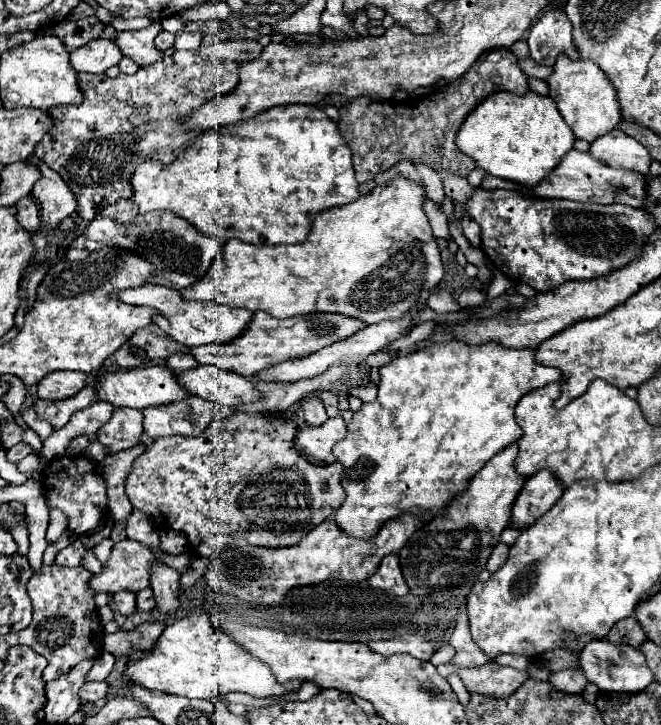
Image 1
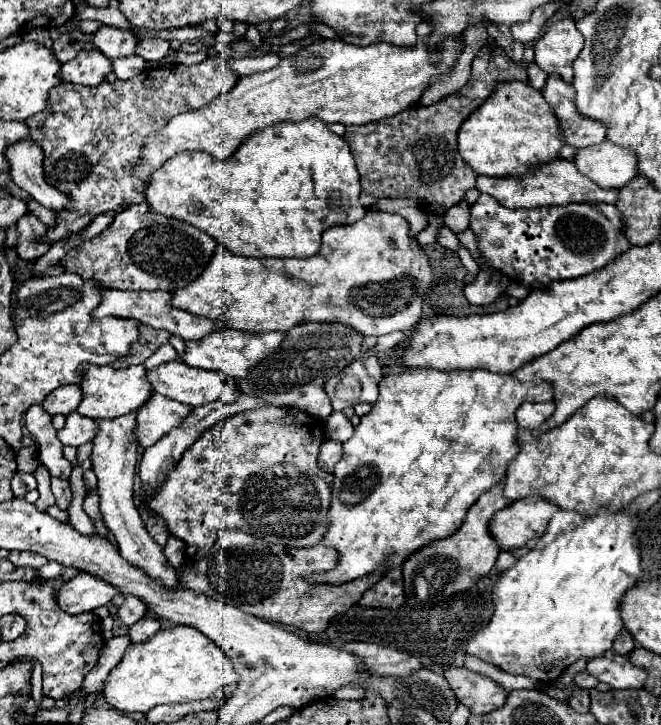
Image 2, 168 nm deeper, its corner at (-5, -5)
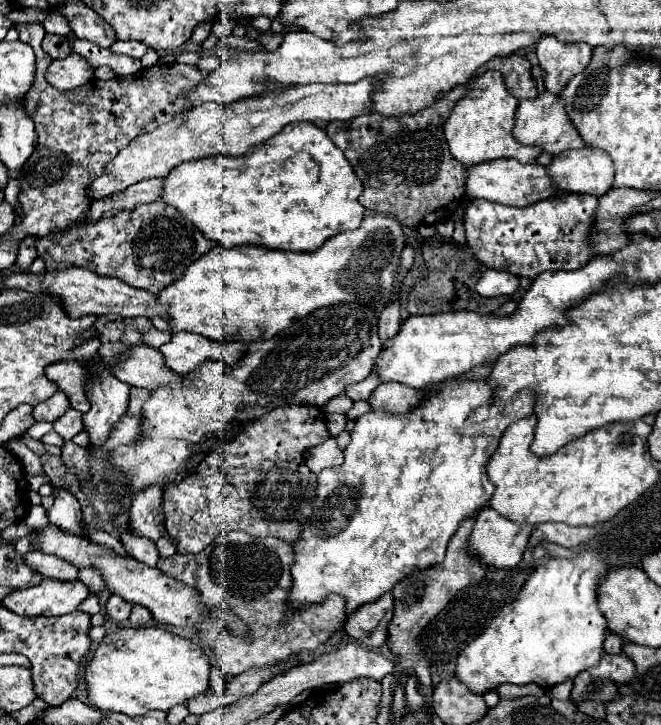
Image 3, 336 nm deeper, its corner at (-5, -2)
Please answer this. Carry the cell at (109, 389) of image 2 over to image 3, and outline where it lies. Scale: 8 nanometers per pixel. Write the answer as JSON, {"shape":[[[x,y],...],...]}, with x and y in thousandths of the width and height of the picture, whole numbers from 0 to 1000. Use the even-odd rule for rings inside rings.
{"shape":[[[85,499],[70,508],[70,519],[88,530],[91,538],[103,543],[103,552],[112,566],[133,568],[136,554],[130,549],[130,532],[136,527],[136,508],[127,499]]]}

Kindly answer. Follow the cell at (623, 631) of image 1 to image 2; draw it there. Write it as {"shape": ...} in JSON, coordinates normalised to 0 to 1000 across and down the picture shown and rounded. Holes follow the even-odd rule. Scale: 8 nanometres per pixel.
{"shape":[[[938,870],[938,876],[932,879],[926,895],[929,895],[932,901],[938,901],[938,903],[950,903],[950,898],[959,895],[959,881],[956,881],[956,876],[953,876],[950,870]]]}

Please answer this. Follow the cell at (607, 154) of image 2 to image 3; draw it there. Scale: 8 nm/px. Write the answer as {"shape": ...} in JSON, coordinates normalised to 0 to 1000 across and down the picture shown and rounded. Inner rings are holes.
{"shape":[[[911,204],[850,210],[829,226],[829,234],[847,259],[874,268],[911,270],[929,251],[926,218]]]}

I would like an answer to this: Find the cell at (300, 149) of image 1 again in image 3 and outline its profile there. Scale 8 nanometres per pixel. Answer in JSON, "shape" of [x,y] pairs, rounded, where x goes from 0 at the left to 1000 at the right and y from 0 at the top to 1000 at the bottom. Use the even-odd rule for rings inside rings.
{"shape":[[[472,168],[436,171],[424,185],[387,201],[369,218],[318,215],[269,226],[248,246],[245,279],[263,284],[281,303],[287,303],[309,326],[348,339],[399,339],[411,345],[466,348],[484,342],[499,326],[545,312],[551,287],[542,279],[548,251],[539,246],[533,226],[520,210],[496,190],[496,185]]]}

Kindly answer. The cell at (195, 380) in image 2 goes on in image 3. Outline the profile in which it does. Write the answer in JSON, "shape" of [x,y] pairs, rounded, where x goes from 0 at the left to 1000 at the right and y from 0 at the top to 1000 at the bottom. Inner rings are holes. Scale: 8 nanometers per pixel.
{"shape":[[[212,474],[212,480],[206,480],[194,497],[182,497],[182,502],[169,508],[169,516],[197,532],[212,532],[227,541],[239,538],[248,530],[278,527],[278,516],[272,519],[269,513],[257,510],[248,499],[245,486],[221,474]]]}

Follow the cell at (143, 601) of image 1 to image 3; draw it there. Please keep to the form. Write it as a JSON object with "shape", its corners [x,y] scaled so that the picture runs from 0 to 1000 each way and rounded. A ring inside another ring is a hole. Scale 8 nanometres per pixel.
{"shape":[[[169,819],[169,822],[163,825],[163,830],[160,830],[160,847],[163,847],[169,855],[175,855],[175,858],[194,855],[197,841],[200,841],[200,833],[194,833],[188,825],[182,825],[182,822],[175,822],[175,819]]]}

